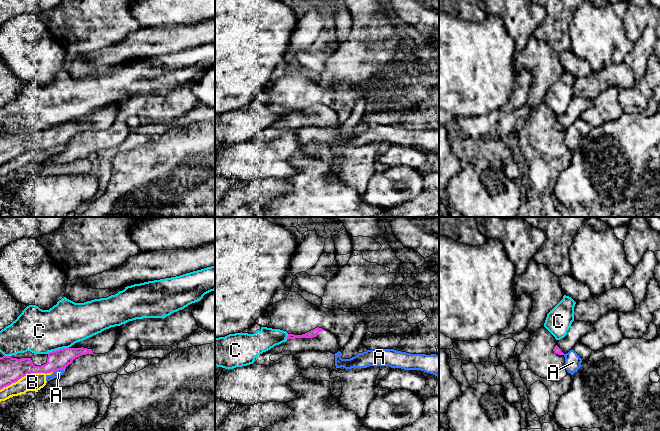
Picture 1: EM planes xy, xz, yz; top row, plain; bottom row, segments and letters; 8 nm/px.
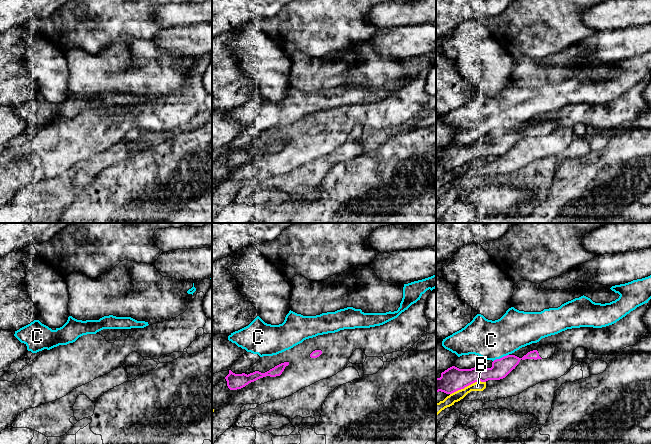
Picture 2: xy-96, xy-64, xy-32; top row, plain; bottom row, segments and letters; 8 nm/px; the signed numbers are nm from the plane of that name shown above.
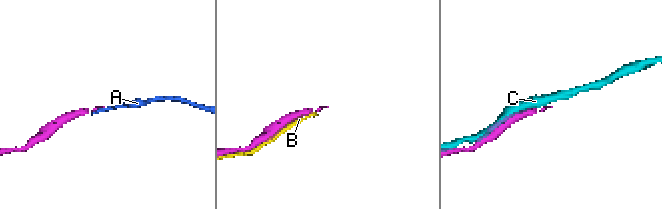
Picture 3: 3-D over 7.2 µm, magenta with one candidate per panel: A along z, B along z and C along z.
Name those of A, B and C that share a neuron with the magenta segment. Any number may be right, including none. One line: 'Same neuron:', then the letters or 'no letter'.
Same neuron: no letter

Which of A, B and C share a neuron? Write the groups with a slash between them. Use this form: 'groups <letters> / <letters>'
groups A B / C

